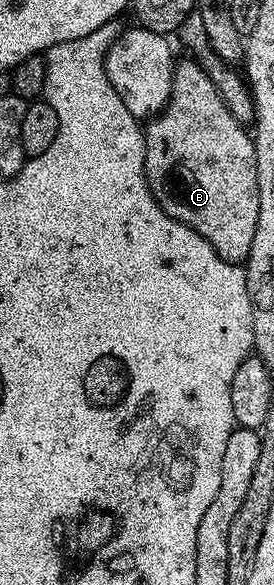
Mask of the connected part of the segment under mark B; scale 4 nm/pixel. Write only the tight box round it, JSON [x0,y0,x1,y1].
[144,58,258,264]

